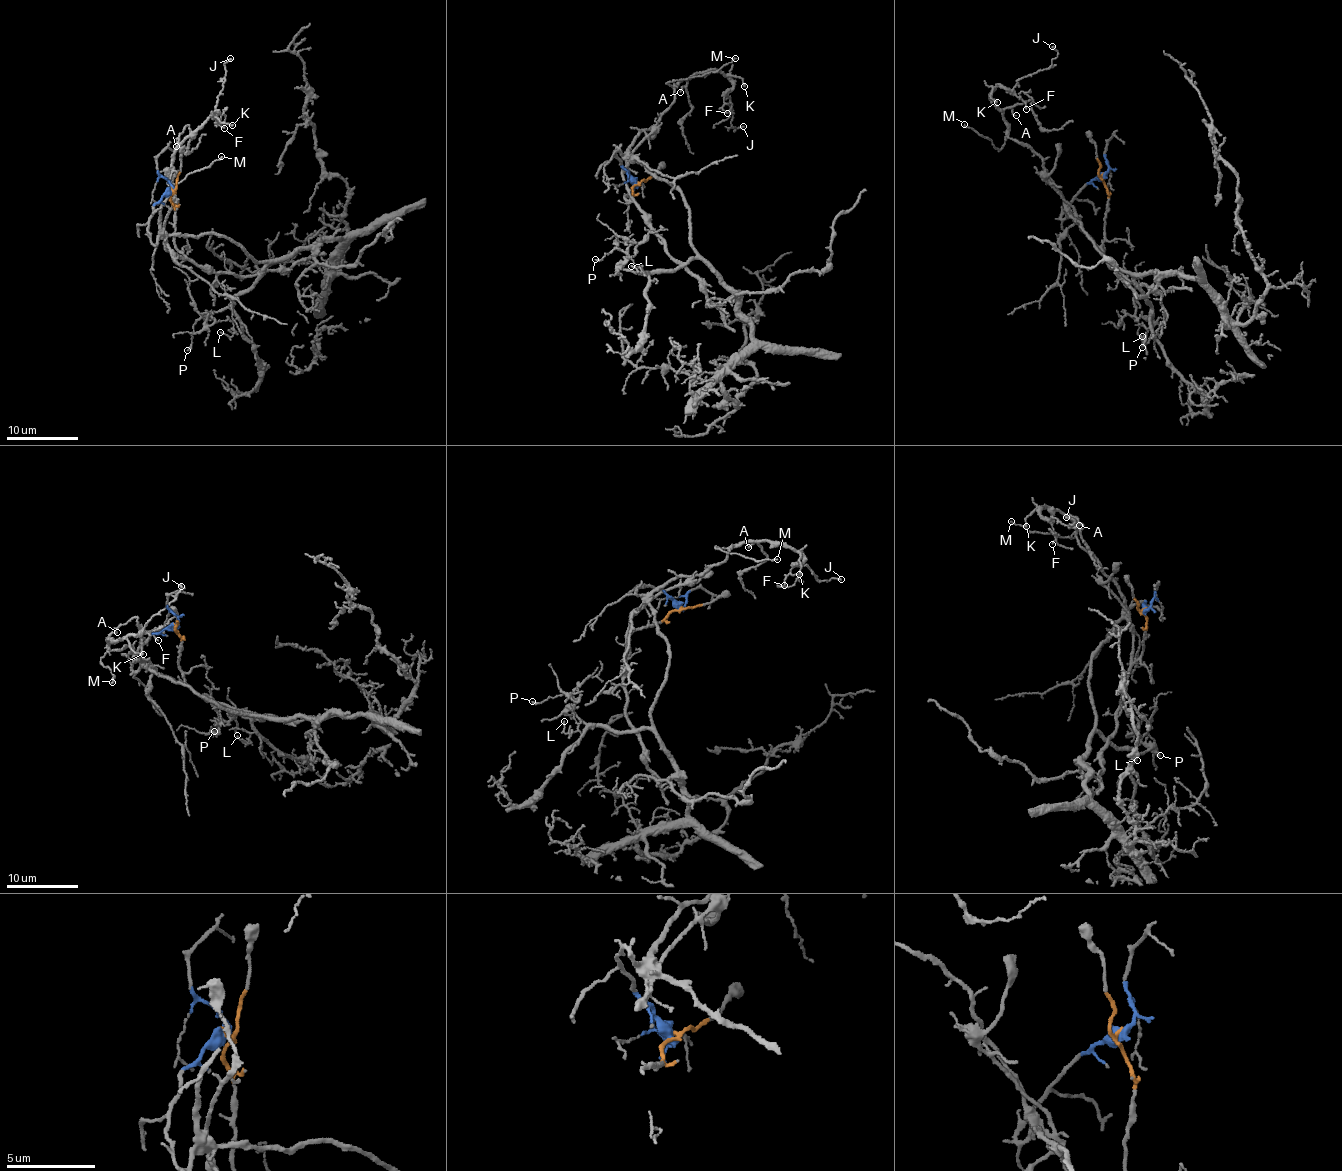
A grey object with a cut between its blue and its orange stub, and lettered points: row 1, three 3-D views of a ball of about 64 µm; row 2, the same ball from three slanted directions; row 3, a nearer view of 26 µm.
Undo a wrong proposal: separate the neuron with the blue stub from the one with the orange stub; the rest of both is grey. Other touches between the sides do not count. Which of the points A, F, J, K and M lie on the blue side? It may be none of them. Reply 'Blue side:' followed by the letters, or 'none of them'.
Blue side: A, F, J, K, M

